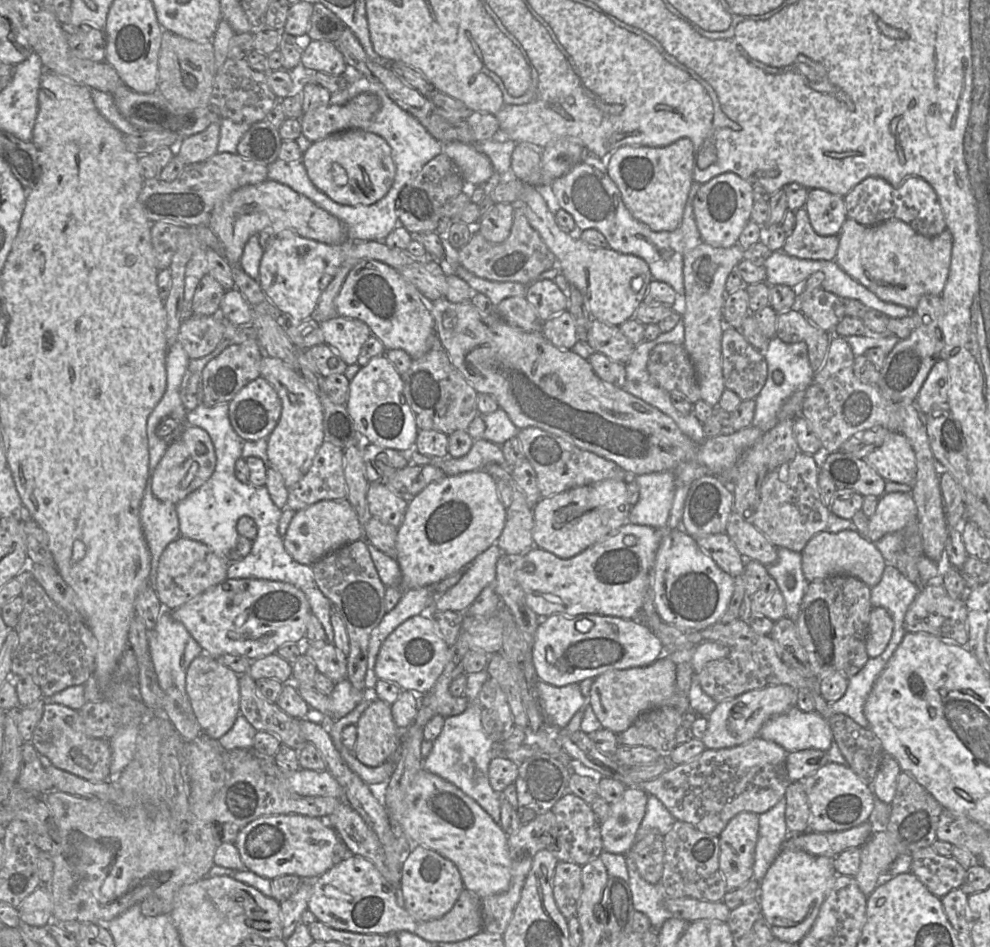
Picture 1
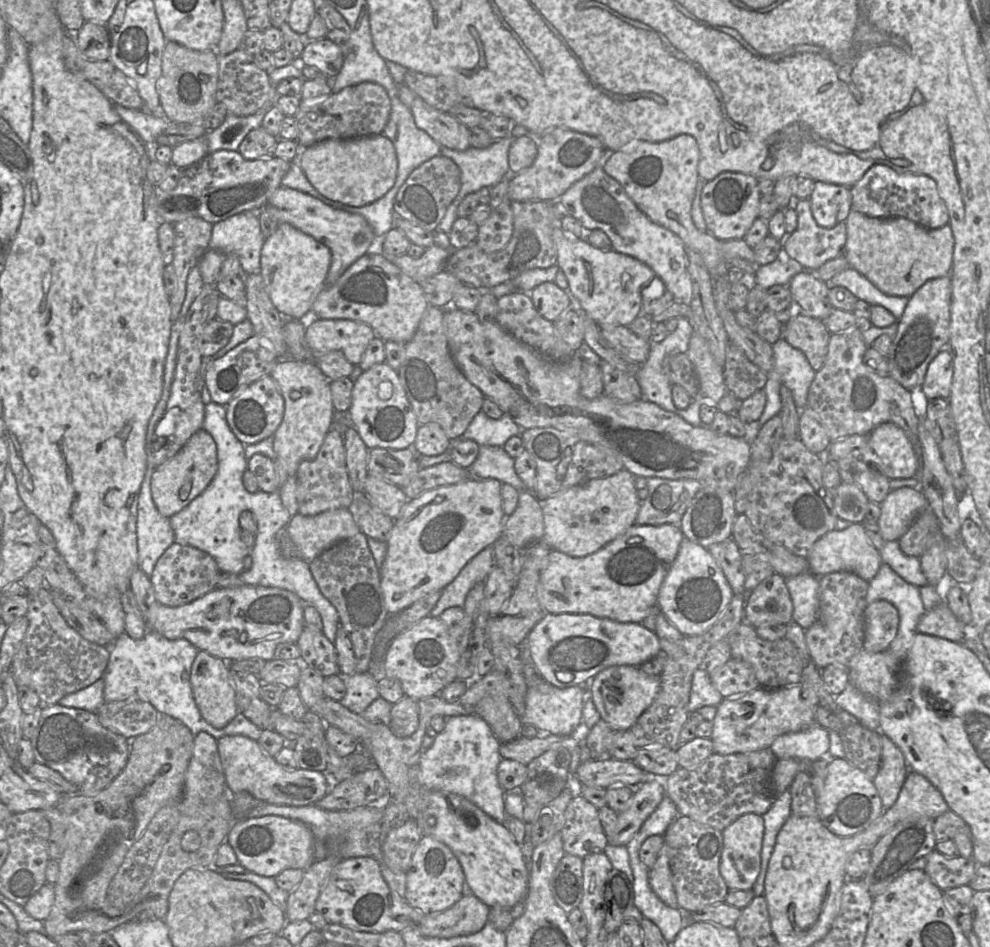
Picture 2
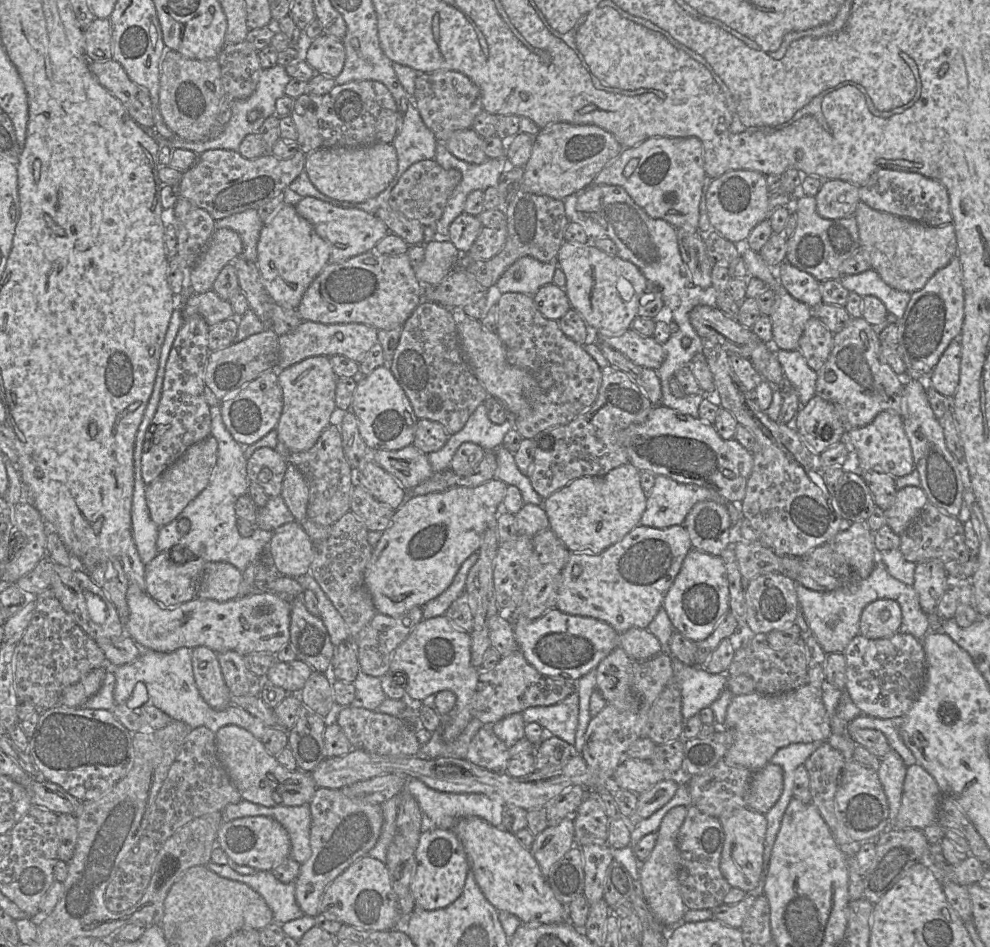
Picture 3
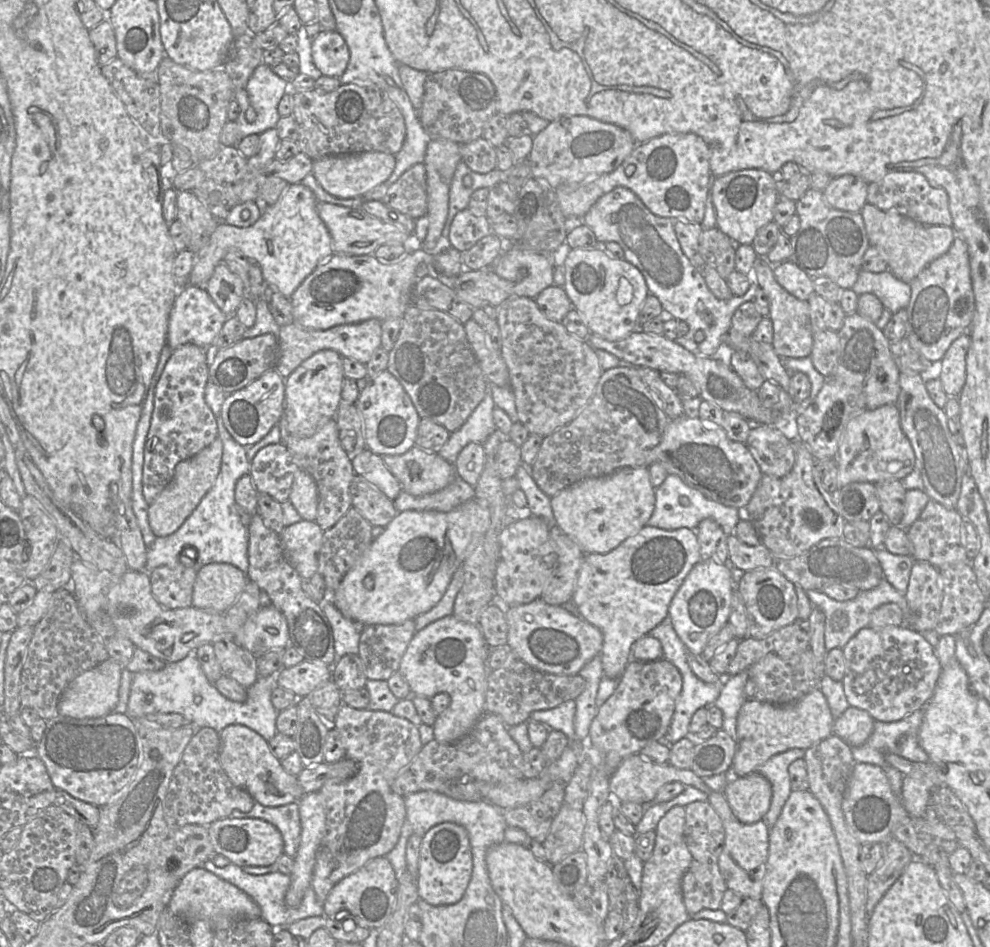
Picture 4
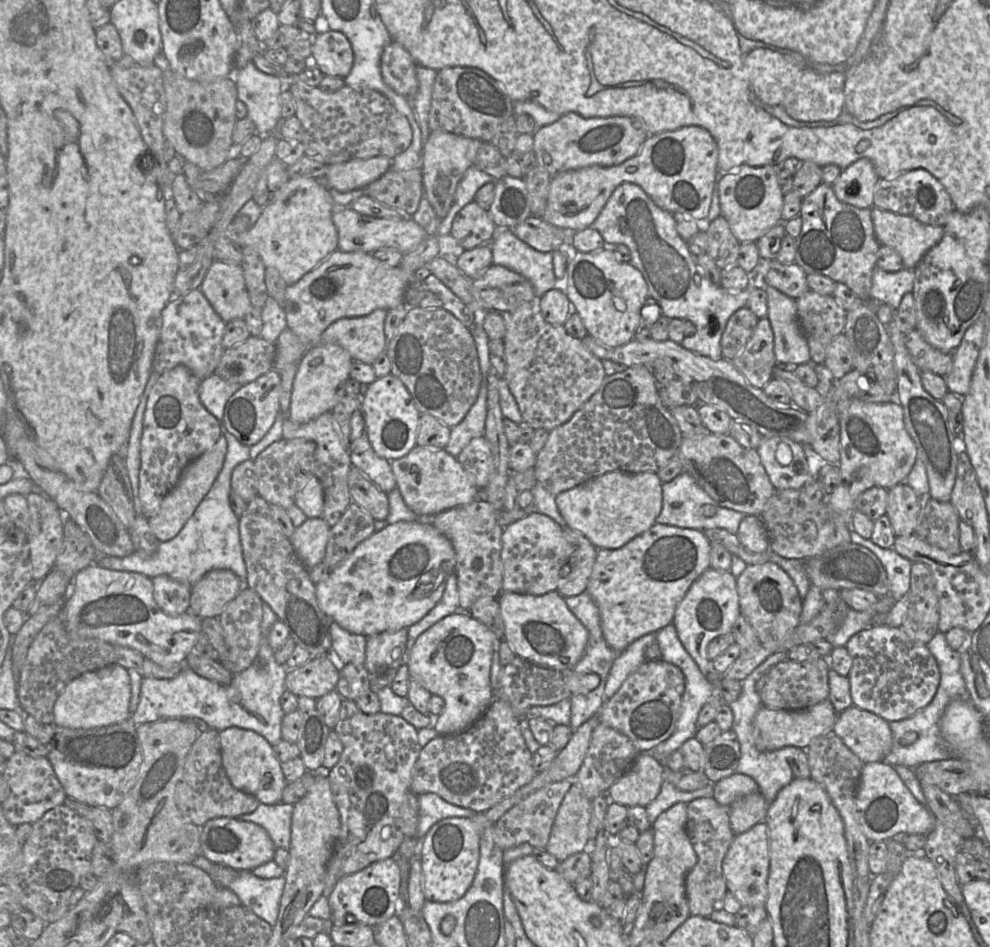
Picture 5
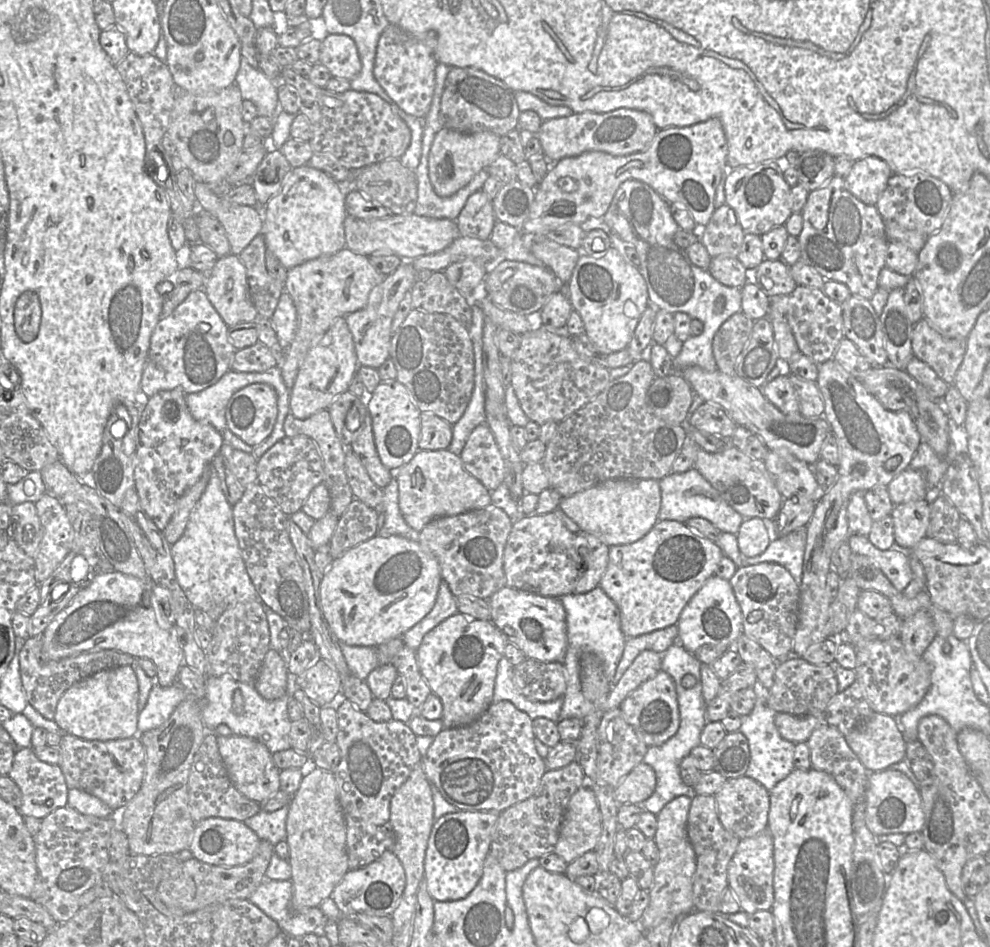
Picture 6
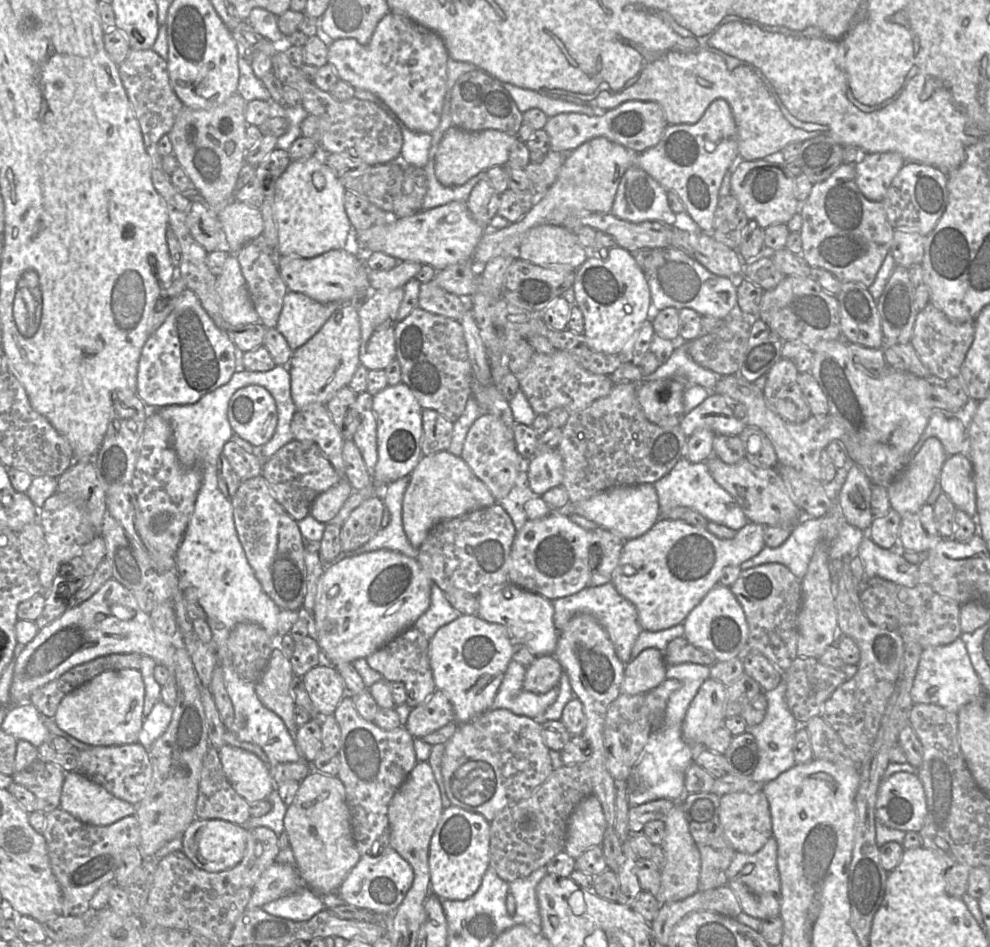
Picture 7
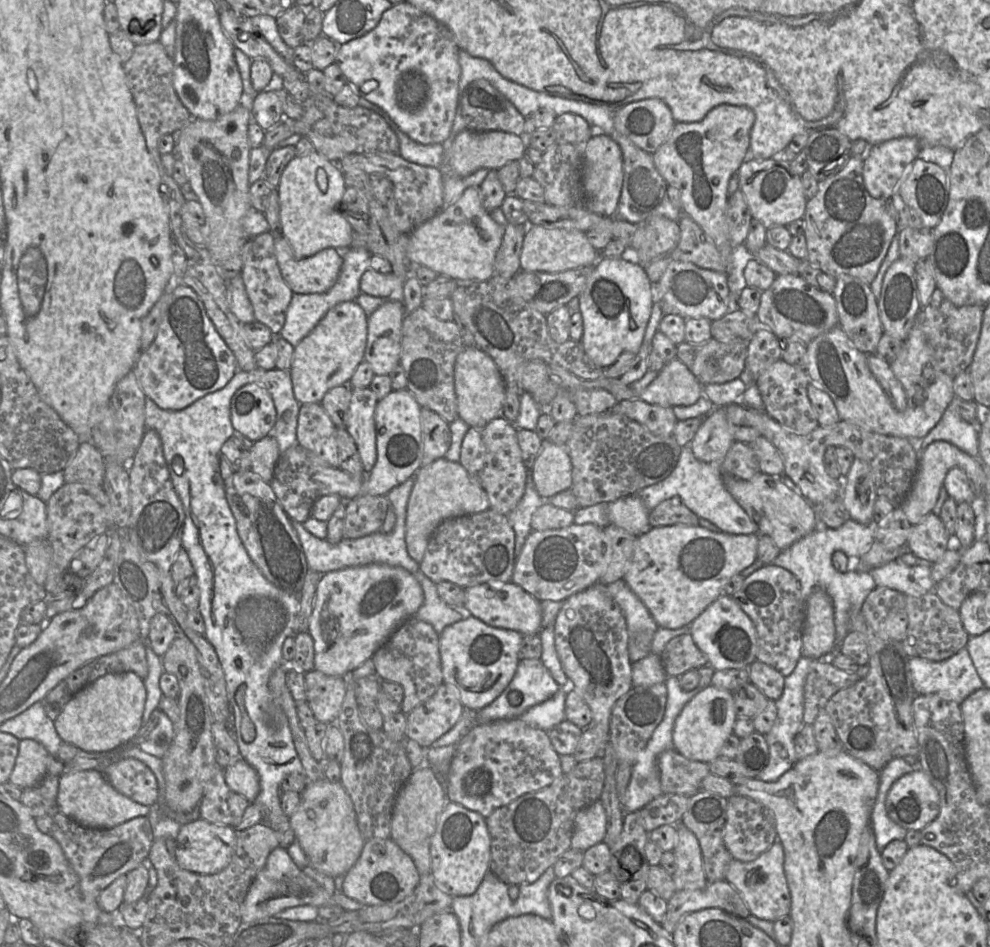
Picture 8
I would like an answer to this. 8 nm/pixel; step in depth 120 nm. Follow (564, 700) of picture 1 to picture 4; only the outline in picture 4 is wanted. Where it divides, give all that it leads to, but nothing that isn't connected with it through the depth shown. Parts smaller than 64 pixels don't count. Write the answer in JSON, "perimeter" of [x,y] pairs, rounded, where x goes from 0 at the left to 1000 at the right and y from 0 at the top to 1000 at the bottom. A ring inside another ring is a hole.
{"perimeter":[[[574,739],[558,749],[538,751],[534,760],[551,766],[554,769],[554,774],[556,771],[569,773],[577,784],[585,781],[580,772],[581,752],[581,739]]]}

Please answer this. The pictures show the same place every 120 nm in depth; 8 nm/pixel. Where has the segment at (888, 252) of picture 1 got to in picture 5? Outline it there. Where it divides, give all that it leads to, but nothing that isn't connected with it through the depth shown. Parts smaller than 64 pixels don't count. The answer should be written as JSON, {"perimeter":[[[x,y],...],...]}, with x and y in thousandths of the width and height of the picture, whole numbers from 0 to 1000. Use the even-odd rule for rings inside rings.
{"perimeter":[[[880,219],[884,248],[890,259],[901,261],[911,272],[913,282],[923,284],[932,270],[953,250],[954,241],[931,235],[923,229],[909,227],[898,222]]]}

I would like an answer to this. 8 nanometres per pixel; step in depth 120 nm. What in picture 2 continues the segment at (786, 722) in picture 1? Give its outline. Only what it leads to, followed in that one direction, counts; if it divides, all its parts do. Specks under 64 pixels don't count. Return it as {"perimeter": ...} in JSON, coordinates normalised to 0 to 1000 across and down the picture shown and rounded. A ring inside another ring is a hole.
{"perimeter":[[[822,765],[809,772],[785,778],[778,790],[785,801],[804,800],[809,804],[823,804],[837,795],[837,772]]]}

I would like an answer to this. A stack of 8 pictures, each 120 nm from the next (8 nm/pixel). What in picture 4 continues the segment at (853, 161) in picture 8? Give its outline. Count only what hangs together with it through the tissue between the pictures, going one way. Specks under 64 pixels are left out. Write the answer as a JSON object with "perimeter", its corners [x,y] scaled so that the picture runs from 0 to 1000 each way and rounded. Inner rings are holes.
{"perimeter":[[[819,199],[804,212],[804,226],[808,239],[798,250],[797,275],[820,295],[836,293],[851,305],[860,305],[870,285],[871,272],[879,260],[871,226],[838,219],[831,203]]]}

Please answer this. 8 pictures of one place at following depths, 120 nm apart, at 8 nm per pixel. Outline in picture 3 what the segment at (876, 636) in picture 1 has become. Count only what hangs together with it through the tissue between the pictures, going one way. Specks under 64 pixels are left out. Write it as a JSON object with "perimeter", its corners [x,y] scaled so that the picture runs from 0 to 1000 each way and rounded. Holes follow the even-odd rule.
{"perimeter":[[[887,633],[872,644],[868,669],[877,675],[897,674],[909,666],[910,658],[911,647],[908,638],[899,633]],[[892,644],[897,644],[900,648],[894,657],[889,654],[889,647]]]}

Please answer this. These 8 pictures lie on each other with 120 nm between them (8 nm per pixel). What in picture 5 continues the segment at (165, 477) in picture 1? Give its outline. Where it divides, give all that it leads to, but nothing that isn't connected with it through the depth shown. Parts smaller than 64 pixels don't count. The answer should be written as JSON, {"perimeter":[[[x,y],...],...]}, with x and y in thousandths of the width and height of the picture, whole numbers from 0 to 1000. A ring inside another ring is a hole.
{"perimeter":[[[223,459],[211,476],[194,486],[186,494],[179,511],[165,526],[161,541],[156,546],[149,548],[149,553],[161,572],[171,571],[183,561],[213,516],[225,493],[228,478],[229,466],[228,463]]]}

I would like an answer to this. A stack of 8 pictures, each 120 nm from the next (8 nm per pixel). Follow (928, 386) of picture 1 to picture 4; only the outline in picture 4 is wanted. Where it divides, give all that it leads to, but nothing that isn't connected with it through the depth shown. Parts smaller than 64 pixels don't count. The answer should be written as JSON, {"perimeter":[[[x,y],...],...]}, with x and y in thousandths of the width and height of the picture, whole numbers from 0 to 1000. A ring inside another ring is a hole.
{"perimeter":[[[974,352],[960,364],[951,380],[948,401],[959,419],[968,419],[976,402],[976,375],[980,354]]]}

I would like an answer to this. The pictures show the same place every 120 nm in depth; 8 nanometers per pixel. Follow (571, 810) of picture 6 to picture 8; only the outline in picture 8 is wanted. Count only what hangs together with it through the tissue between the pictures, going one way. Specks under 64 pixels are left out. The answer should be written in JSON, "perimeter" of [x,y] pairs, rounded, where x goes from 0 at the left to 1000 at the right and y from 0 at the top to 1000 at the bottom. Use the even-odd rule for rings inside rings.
{"perimeter":[[[607,846],[586,855],[580,867],[577,895],[592,899],[609,889],[612,881],[612,857]]]}

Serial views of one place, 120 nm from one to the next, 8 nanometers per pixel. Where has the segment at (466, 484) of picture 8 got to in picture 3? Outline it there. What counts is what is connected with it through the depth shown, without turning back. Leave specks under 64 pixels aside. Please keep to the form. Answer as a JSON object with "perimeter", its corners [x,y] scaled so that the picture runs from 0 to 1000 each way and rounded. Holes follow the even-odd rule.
{"perimeter":[[[417,469],[401,476],[375,476],[374,484],[393,498],[409,517],[417,516],[438,501],[431,480]]]}

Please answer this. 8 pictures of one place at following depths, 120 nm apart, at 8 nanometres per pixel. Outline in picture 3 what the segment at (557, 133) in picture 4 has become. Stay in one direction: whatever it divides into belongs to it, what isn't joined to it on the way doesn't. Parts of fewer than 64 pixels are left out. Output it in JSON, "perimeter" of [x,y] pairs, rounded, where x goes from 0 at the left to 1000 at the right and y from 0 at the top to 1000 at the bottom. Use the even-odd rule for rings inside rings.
{"perimeter":[[[571,129],[554,132],[547,135],[540,144],[535,168],[528,176],[527,202],[533,202],[569,212],[572,208],[586,204],[597,195],[608,178],[618,171],[629,157],[630,156],[616,139],[602,132],[581,132]]]}

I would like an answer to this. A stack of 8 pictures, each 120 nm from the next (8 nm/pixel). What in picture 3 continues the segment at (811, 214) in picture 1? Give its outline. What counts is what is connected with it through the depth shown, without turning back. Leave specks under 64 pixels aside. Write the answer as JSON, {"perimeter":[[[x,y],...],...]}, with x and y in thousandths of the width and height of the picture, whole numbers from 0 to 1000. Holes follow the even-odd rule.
{"perimeter":[[[832,190],[823,211],[825,224],[831,230],[859,229],[863,227],[869,213],[868,197],[853,190]]]}

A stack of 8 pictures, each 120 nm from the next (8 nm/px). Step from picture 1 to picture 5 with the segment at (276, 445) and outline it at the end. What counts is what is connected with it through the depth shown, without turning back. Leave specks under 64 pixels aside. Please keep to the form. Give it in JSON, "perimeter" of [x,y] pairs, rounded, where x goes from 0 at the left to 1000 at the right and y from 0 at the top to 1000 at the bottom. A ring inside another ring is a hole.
{"perimeter":[[[321,363],[313,367],[301,382],[290,440],[297,447],[307,448],[326,436],[334,435],[349,417],[349,403],[354,399],[356,382],[353,372],[341,363]]]}

